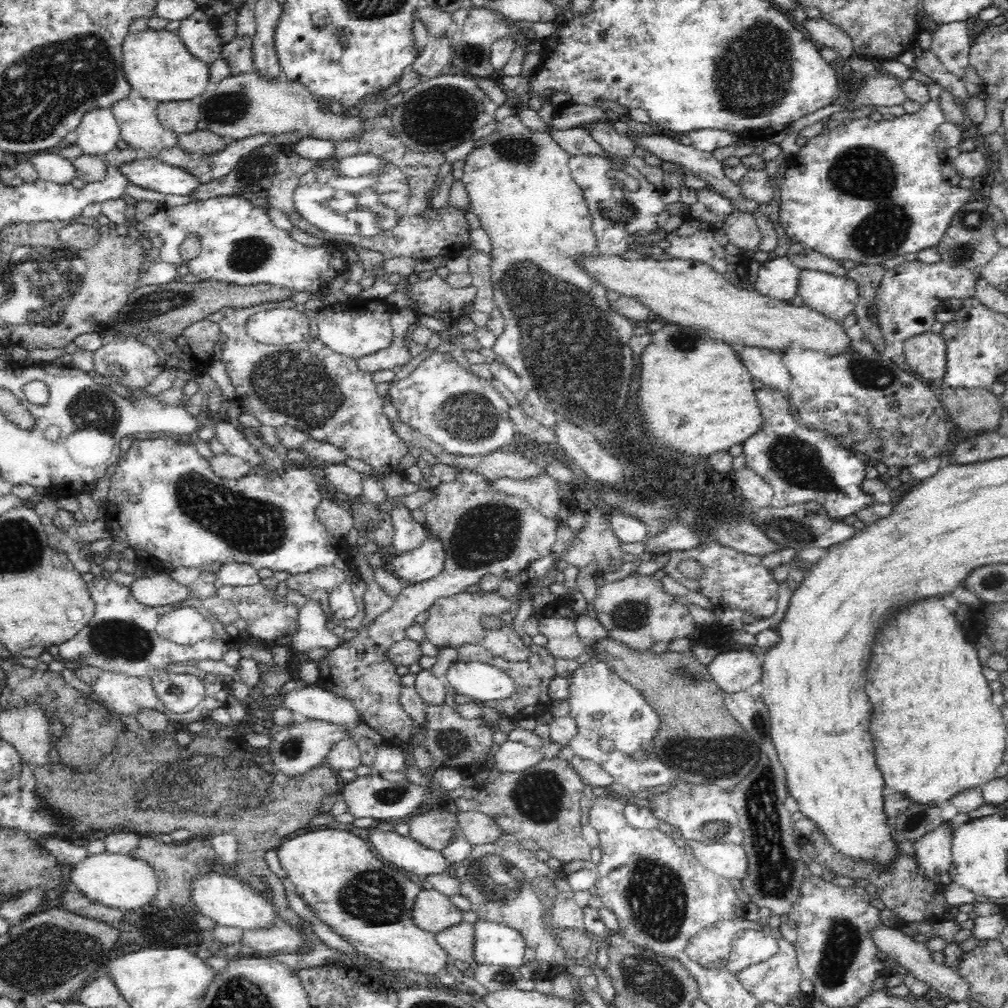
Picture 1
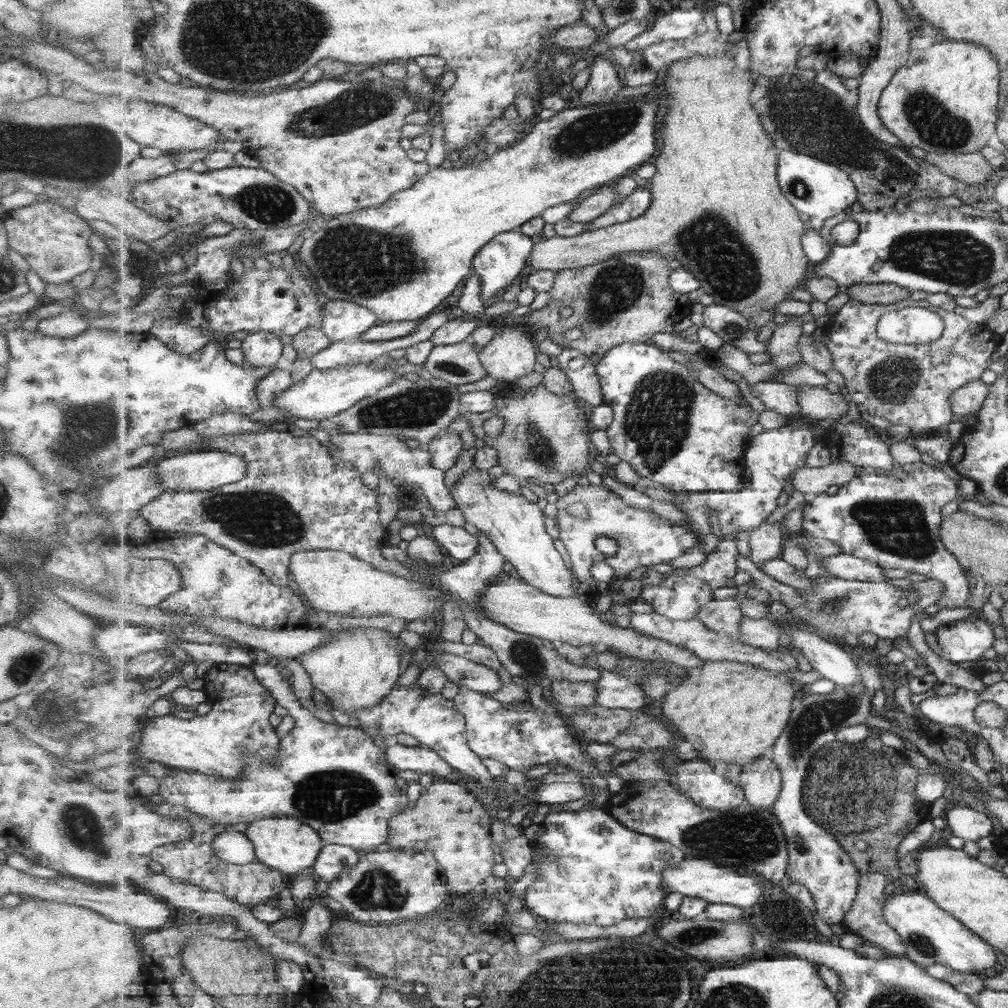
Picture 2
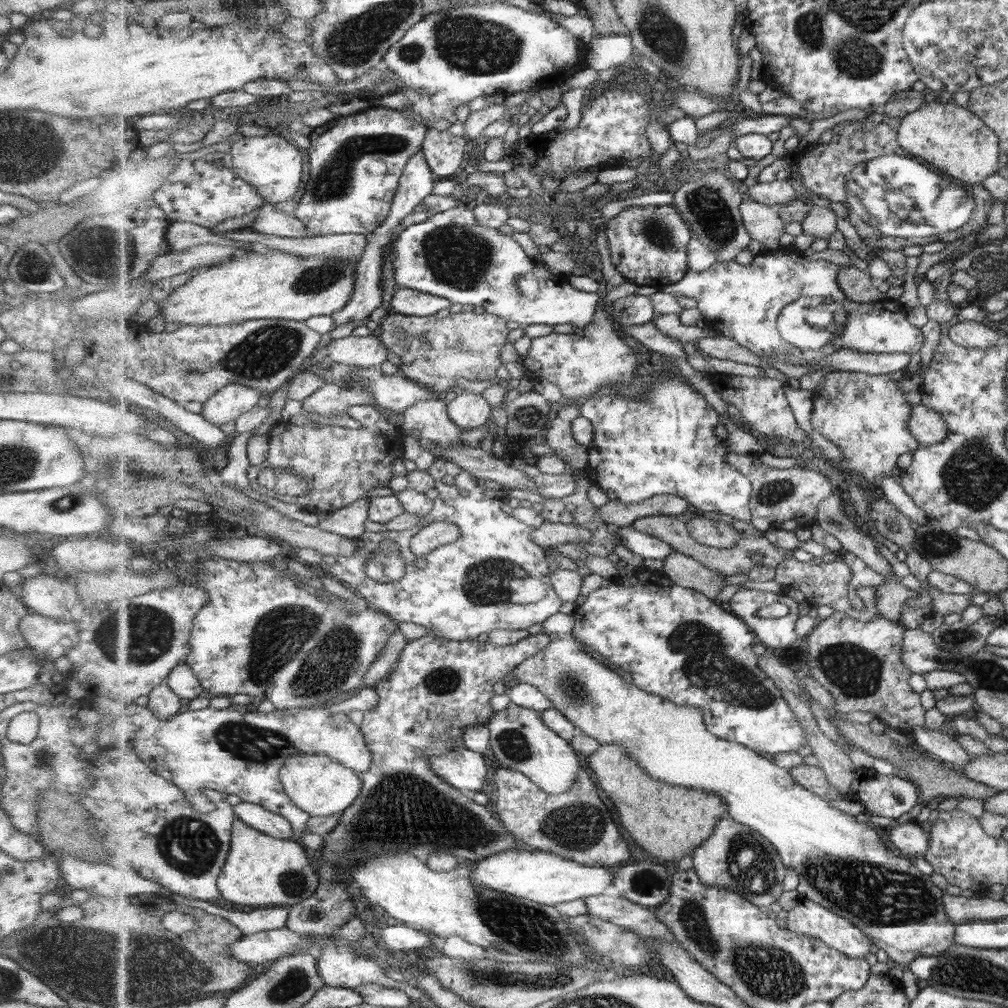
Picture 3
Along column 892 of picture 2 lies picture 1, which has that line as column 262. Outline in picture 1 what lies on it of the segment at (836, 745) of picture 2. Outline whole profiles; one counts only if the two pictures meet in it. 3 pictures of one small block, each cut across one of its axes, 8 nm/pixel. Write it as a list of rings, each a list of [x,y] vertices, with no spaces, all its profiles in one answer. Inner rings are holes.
[[[127,728],[124,729],[124,732],[119,732],[116,735],[111,749],[108,752],[102,753],[91,769],[76,769],[76,767],[72,767],[72,765],[64,762],[60,762],[60,764],[52,764],[50,762],[34,766],[32,772],[36,779],[35,789],[40,793],[40,796],[44,798],[44,801],[48,803],[48,807],[52,808],[52,811],[58,813],[60,816],[70,817],[71,832],[83,833],[88,829],[100,830],[110,827],[115,830],[118,828],[130,829],[131,831],[138,831],[141,834],[155,835],[160,832],[162,832],[162,834],[171,834],[174,830],[186,828],[190,830],[192,836],[204,839],[211,839],[218,835],[234,835],[237,838],[239,861],[242,862],[244,868],[247,868],[250,872],[270,872],[270,867],[266,860],[266,852],[280,848],[282,840],[284,840],[286,836],[298,832],[300,828],[306,828],[312,818],[316,818],[318,814],[322,814],[324,798],[340,795],[344,783],[337,772],[326,764],[309,768],[299,775],[287,775],[276,767],[276,763],[274,763],[274,759],[272,759],[272,755],[270,755],[267,748],[254,748],[250,746],[248,740],[246,740],[243,735],[230,738],[230,740],[224,740],[224,738],[220,737],[208,738],[206,734],[202,733],[193,735],[192,740],[190,740],[186,746],[181,746],[176,741],[172,730],[152,731],[152,738],[142,740],[142,736],[140,736],[138,732],[132,732],[132,730]]]

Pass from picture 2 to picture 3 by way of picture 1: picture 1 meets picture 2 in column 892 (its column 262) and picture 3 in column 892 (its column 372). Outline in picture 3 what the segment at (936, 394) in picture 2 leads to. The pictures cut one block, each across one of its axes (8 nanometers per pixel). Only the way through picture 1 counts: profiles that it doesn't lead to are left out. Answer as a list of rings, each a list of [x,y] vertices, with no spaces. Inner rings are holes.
[[[828,371],[824,377],[823,387],[815,392],[811,400],[814,408],[811,411],[813,429],[843,453],[844,459],[838,466],[846,472],[846,476],[863,481],[869,486],[880,487],[883,478],[887,475],[893,477],[899,456],[914,453],[921,447],[910,430],[913,405],[907,399],[906,393],[897,387],[903,380],[892,380],[891,374],[875,376],[851,371]]]

